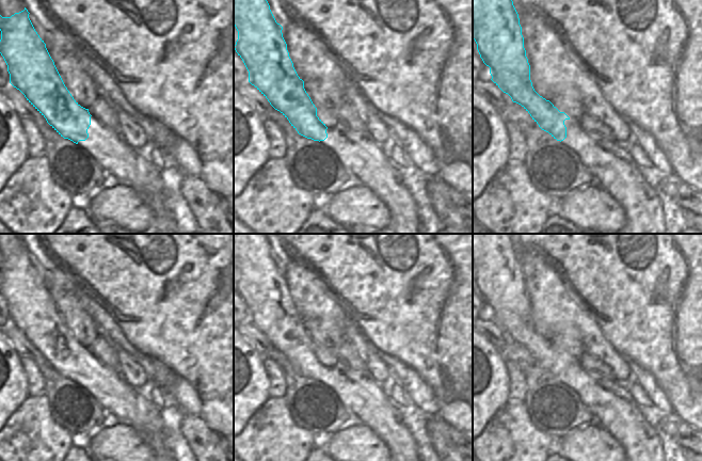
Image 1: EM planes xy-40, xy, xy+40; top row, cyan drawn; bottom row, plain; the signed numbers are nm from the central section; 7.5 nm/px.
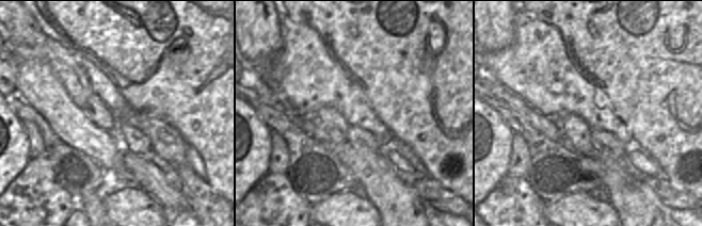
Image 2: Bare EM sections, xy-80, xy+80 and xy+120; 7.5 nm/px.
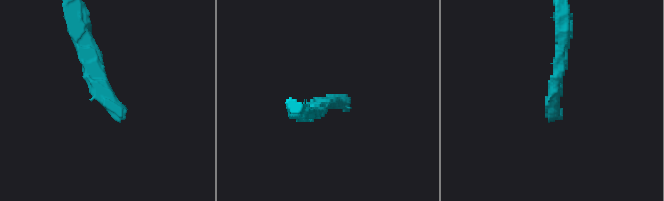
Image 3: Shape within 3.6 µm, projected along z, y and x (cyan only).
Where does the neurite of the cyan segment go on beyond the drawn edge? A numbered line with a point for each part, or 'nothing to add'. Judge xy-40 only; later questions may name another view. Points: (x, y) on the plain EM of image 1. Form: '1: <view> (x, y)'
1: xy-40 (117, 398)

